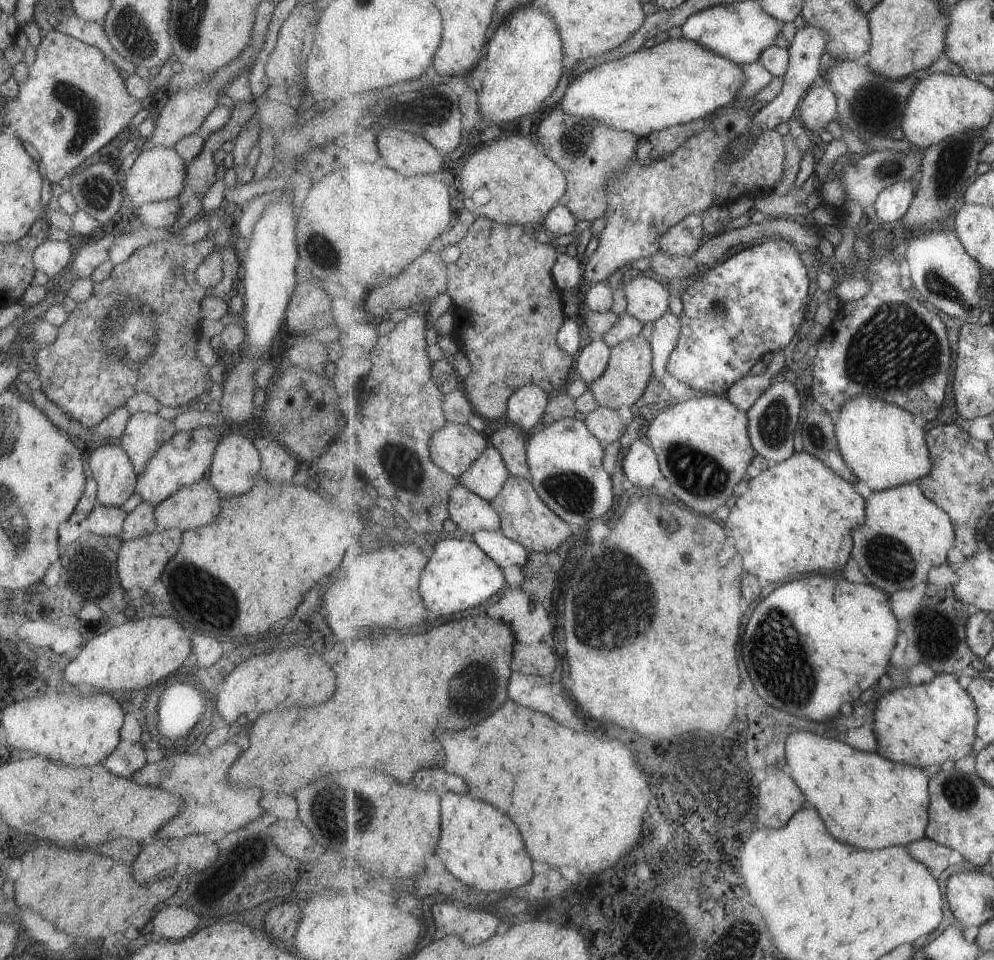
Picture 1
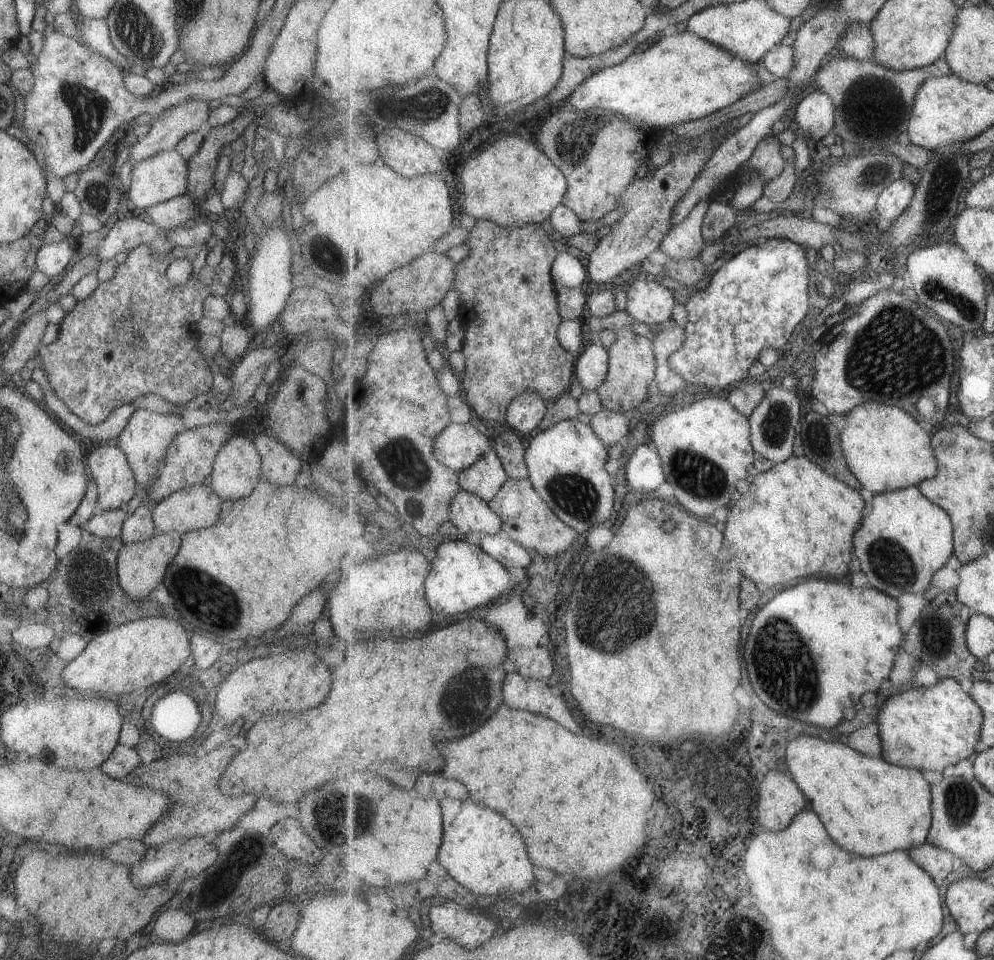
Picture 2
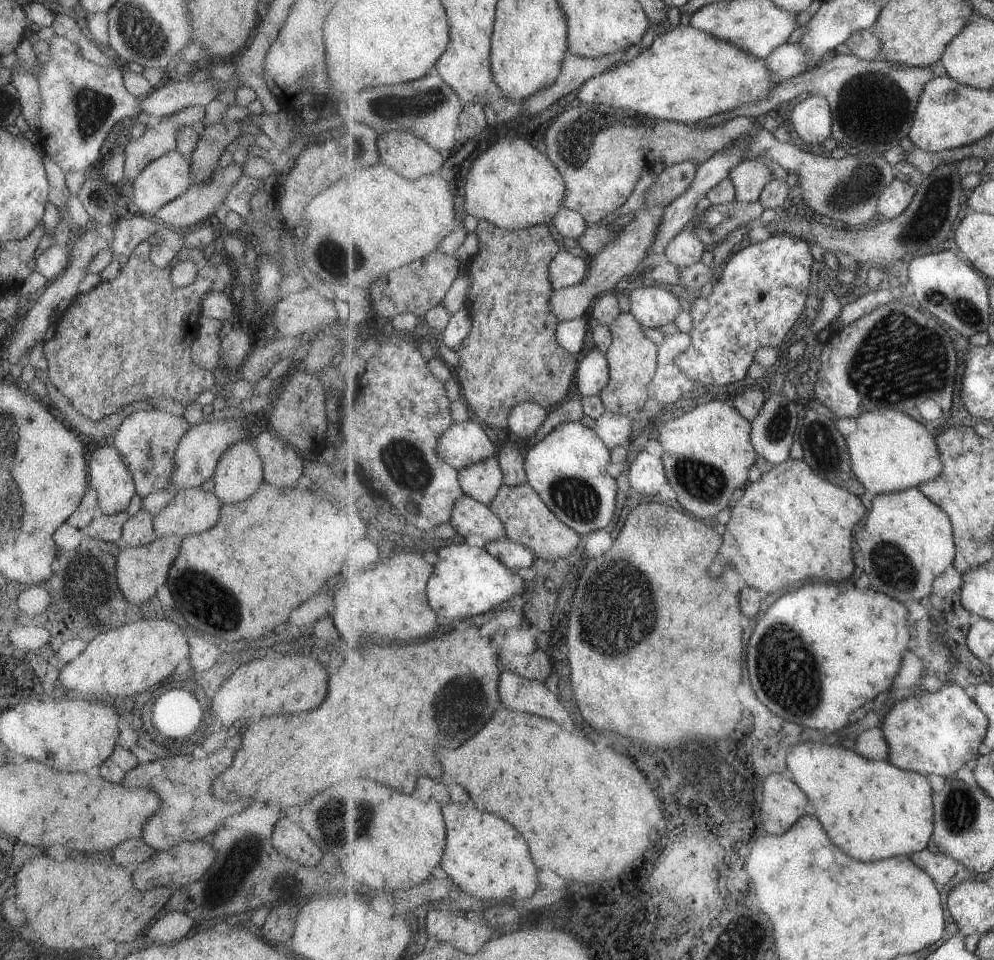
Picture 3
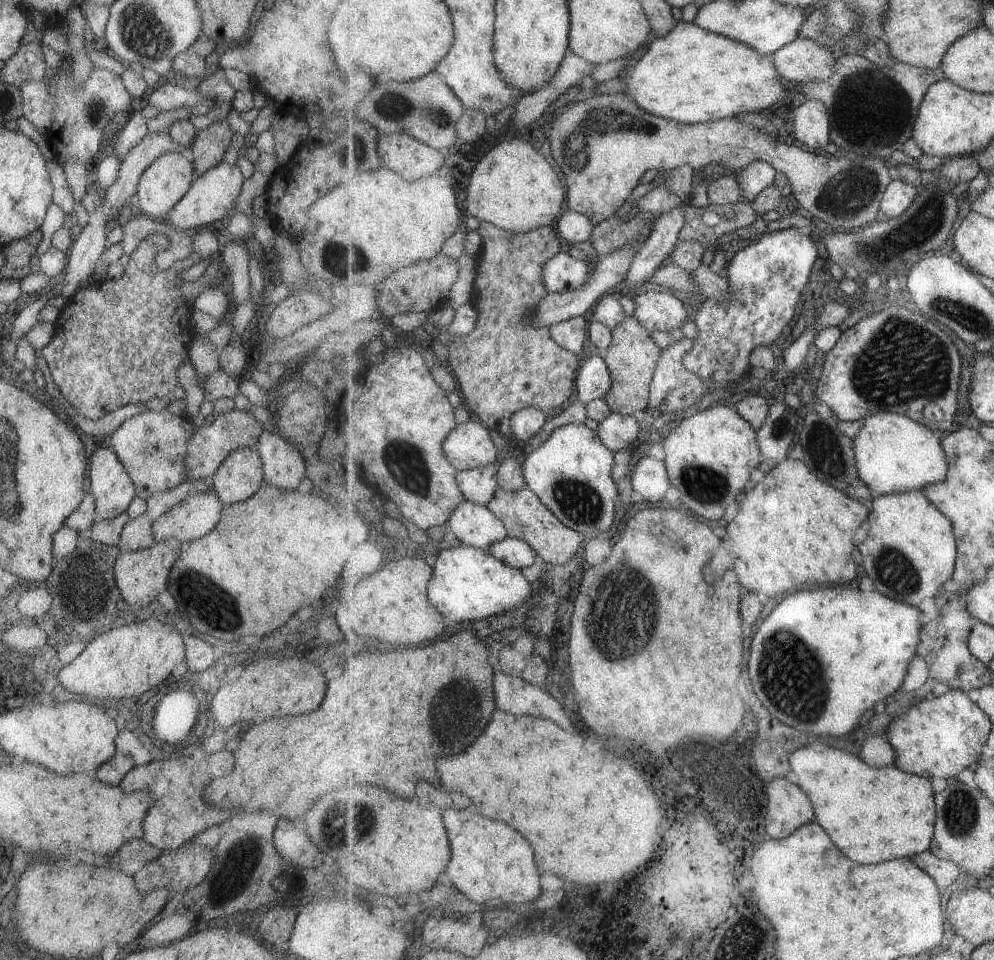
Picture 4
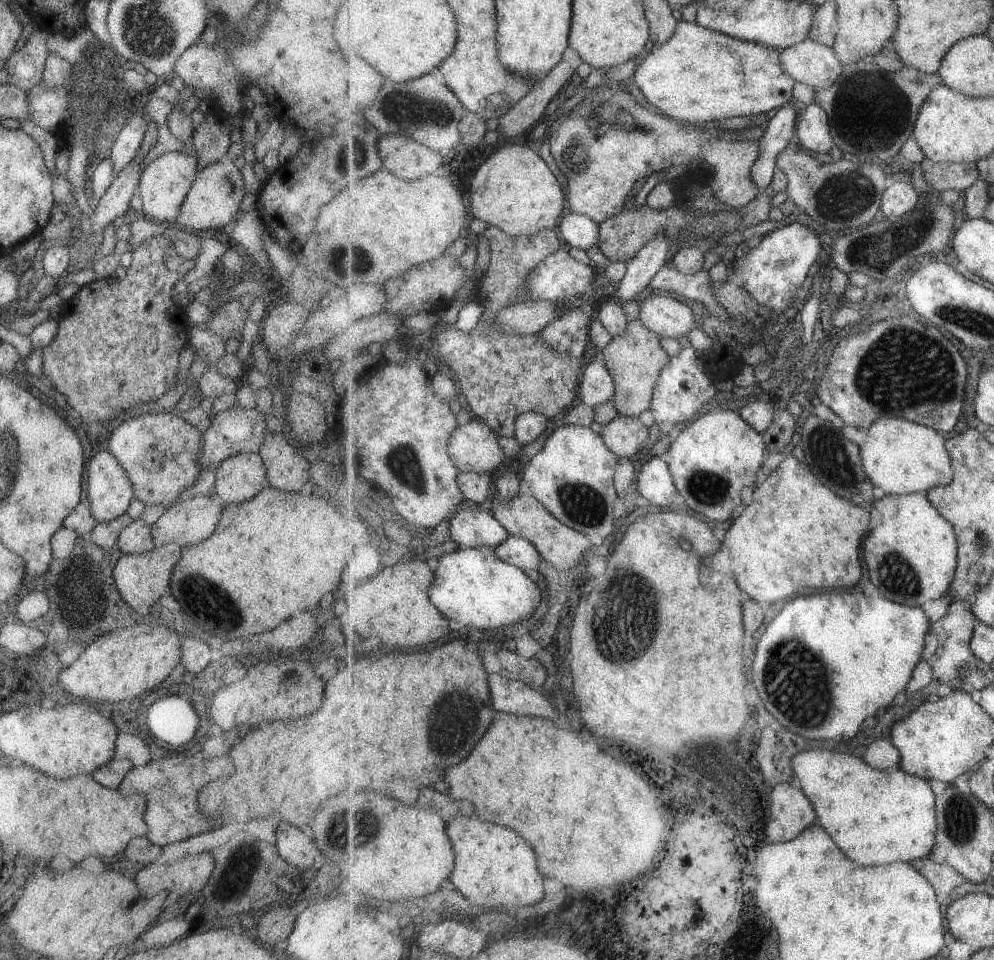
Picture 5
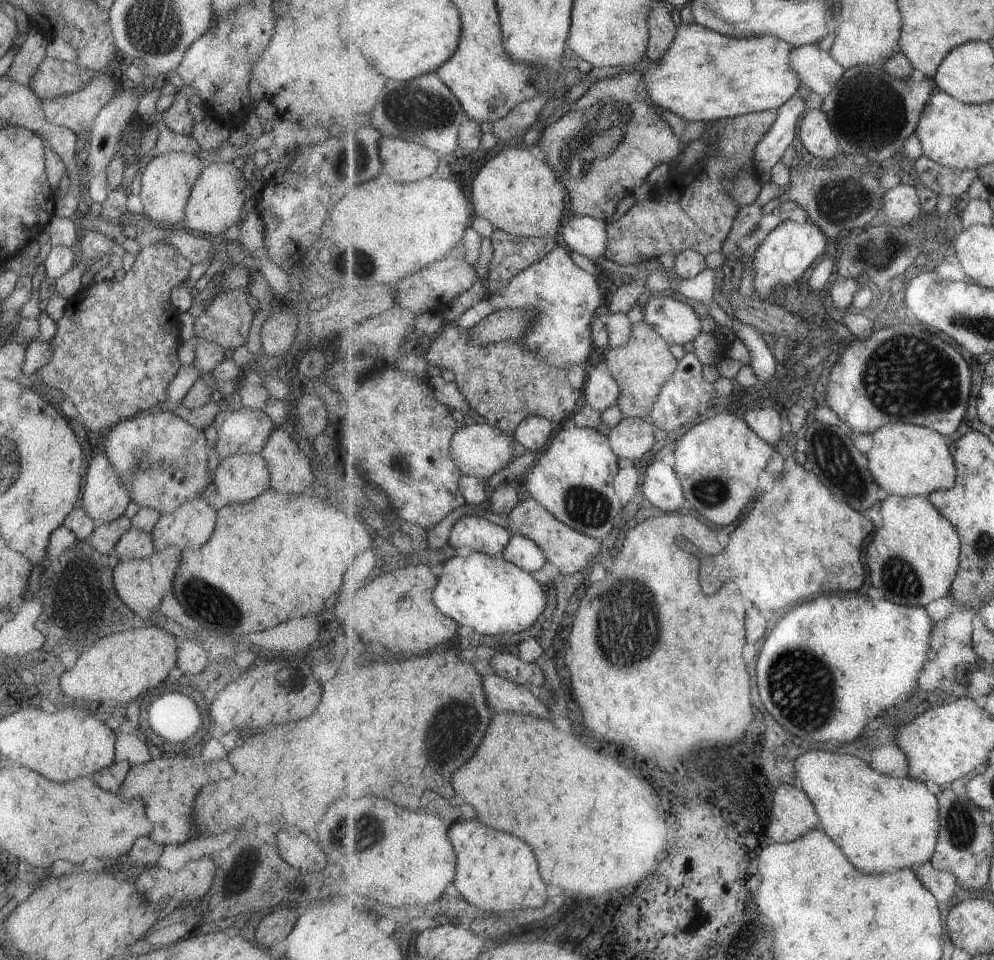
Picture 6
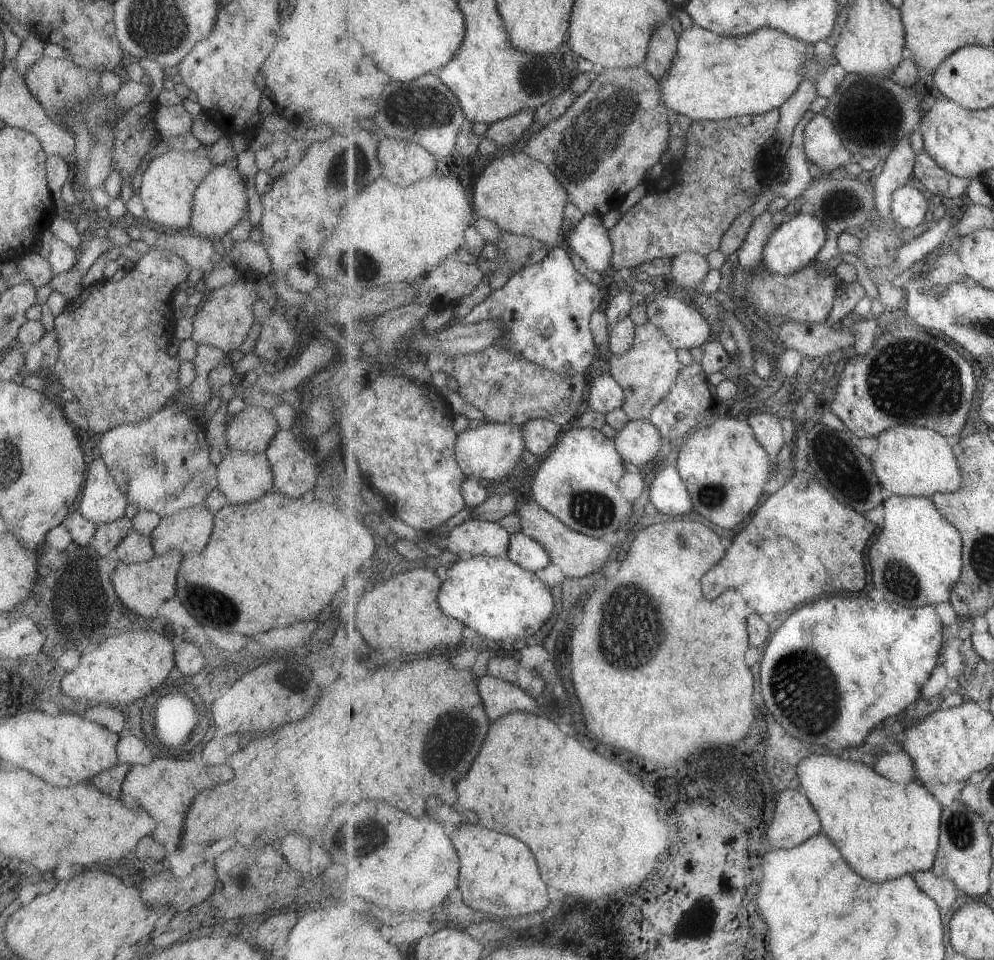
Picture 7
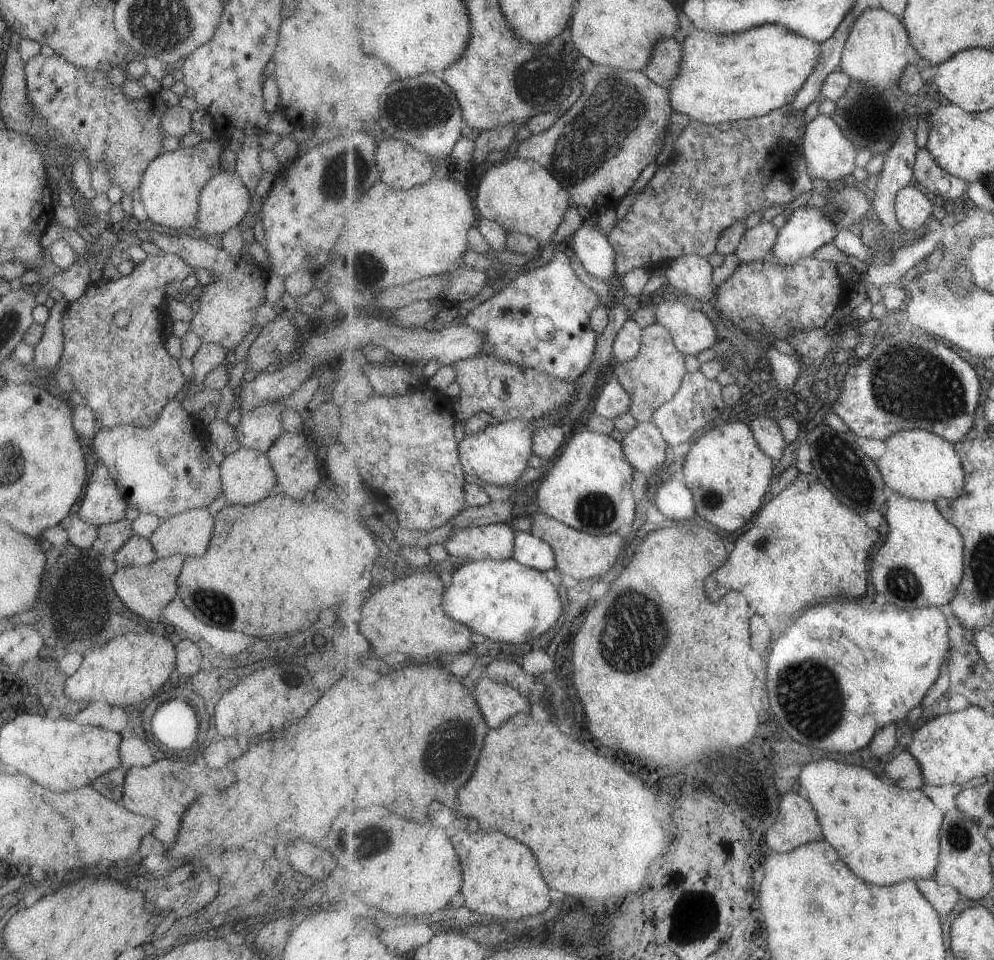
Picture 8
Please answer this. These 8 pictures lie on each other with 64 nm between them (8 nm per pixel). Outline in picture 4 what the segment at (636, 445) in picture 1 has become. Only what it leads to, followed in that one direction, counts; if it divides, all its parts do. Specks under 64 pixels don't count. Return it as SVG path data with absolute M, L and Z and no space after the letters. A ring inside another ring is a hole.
M647 455L638 460L630 480L635 496L651 502L666 500L667 490L673 487L665 462Z

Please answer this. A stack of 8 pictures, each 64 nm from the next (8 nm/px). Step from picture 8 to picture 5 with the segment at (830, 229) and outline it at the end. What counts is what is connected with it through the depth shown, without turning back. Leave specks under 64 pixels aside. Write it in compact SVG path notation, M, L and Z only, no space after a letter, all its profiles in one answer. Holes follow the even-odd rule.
M795 222L766 234L753 250L748 250L745 256L737 259L732 268L744 281L743 287L749 292L752 300L756 300L765 308L771 308L776 314L789 313L793 311L801 284L817 262L821 250L823 244L819 240L819 233Z

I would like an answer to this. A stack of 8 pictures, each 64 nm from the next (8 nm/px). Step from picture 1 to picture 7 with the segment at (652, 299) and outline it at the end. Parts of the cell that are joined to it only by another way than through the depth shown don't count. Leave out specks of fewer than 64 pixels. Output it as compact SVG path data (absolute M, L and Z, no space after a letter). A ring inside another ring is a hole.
M661 294L647 305L650 321L661 328L679 350L696 348L715 337L709 322L690 304Z

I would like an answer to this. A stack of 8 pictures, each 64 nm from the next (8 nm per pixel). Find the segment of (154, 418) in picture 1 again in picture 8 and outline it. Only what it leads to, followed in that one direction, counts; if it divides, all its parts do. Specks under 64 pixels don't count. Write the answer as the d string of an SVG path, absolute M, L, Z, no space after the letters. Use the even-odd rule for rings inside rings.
M173 397L161 409L157 420L151 426L100 427L96 429L92 439L93 451L98 457L98 462L109 471L120 490L121 498L124 498L127 507L136 508L140 513L152 514L164 521L186 510L207 507L217 494L222 492L219 468L205 450L205 444L210 440L206 426L197 415L185 412L183 406Z

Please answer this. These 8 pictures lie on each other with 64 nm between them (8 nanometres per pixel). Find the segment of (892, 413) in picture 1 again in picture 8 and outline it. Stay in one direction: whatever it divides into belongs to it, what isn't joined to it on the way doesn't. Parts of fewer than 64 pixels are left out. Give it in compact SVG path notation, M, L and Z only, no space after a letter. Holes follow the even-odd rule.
M901 430L885 442L885 454L877 460L885 484L903 496L936 503L939 498L956 499L965 490L966 472L954 442L928 430Z

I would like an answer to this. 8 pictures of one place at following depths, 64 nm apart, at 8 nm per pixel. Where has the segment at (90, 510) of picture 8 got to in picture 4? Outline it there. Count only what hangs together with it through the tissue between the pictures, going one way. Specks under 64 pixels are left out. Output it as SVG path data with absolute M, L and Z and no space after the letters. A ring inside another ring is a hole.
M108 445L99 447L89 458L88 492L93 496L94 516L111 520L126 512L135 496L134 486L125 467Z

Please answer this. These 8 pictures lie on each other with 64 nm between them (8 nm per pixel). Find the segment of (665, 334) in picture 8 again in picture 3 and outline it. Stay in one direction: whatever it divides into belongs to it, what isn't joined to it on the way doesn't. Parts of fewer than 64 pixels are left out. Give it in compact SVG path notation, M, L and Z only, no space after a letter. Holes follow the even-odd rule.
M622 312L611 324L614 339L609 347L607 360L610 366L609 386L601 392L607 411L627 415L642 410L645 402L651 397L651 385L658 367L659 345L644 334L644 328L633 316L633 313ZM615 330L623 330L617 332ZM627 334L627 336L624 336Z

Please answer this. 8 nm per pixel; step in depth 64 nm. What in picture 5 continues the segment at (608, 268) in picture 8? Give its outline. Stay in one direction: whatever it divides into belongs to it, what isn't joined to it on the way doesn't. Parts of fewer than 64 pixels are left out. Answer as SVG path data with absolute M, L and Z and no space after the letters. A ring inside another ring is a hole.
M569 211L560 220L558 229L571 247L575 246L575 248L581 248L585 251L589 247L599 244L599 240L601 240L599 225L587 215Z

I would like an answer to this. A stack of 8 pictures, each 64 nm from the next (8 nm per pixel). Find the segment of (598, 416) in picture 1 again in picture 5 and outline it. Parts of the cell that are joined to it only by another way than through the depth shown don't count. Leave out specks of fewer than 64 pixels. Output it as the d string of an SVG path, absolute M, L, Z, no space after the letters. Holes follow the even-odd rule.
M619 415L602 429L602 436L607 446L618 457L630 459L637 454L651 433L638 417Z

